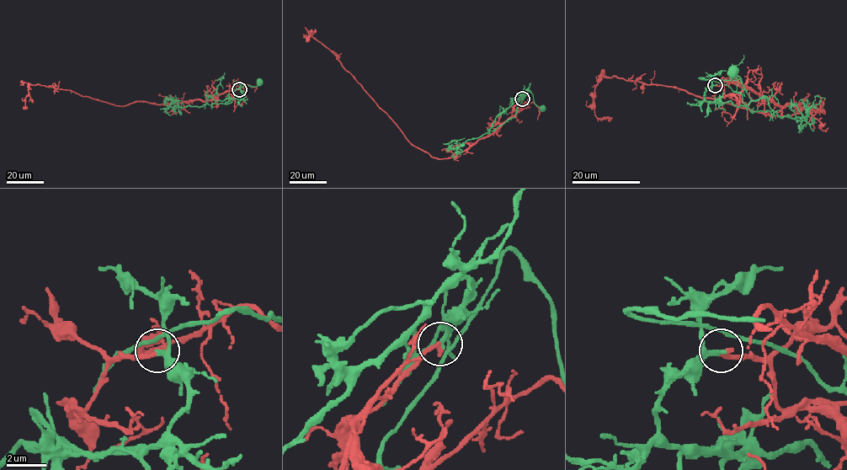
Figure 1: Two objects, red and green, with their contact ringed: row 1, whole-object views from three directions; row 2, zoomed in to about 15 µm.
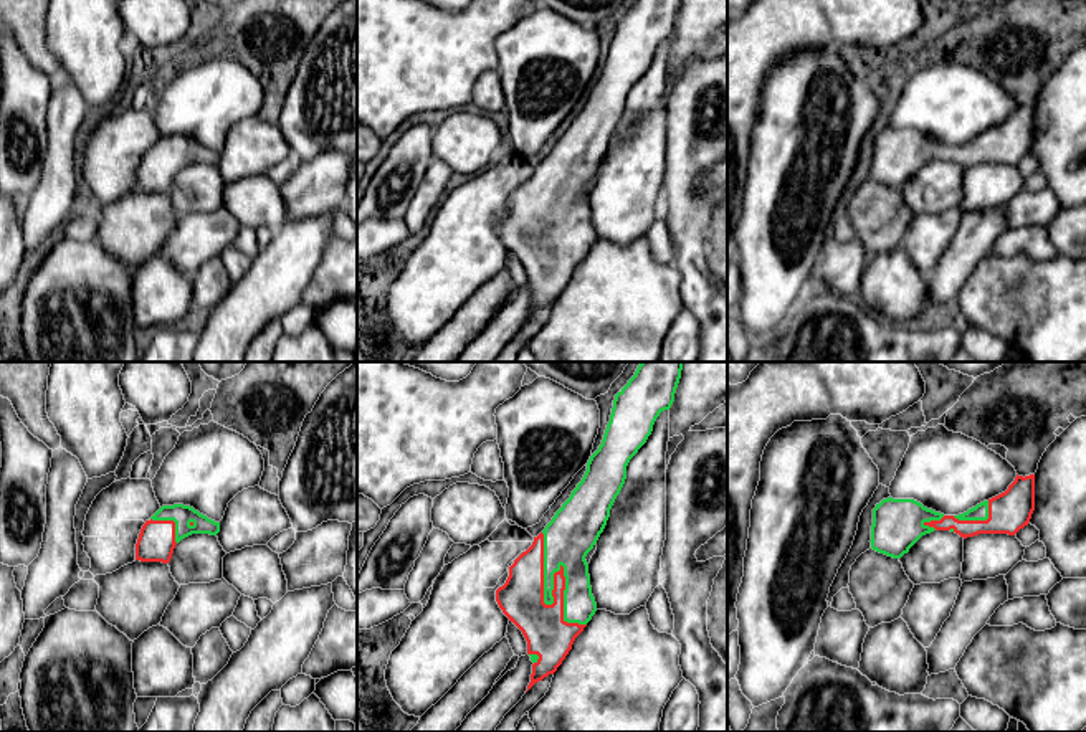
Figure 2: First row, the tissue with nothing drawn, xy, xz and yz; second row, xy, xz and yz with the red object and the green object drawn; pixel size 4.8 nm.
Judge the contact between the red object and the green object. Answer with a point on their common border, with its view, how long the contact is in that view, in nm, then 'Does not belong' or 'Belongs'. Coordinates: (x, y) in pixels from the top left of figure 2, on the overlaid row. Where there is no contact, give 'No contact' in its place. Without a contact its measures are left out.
Touches red at xz (554, 587). Shared border 500 nm. Does not belong

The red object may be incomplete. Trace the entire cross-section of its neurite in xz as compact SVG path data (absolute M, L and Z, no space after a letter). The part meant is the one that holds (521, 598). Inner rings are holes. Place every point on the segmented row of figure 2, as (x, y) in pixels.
M544 534L509 567L509 577L496 590L496 601L527 641L527 654L537 654L527 691L562 664L575 638L587 625L564 620L564 567L554 573L554 603L544 603Z

